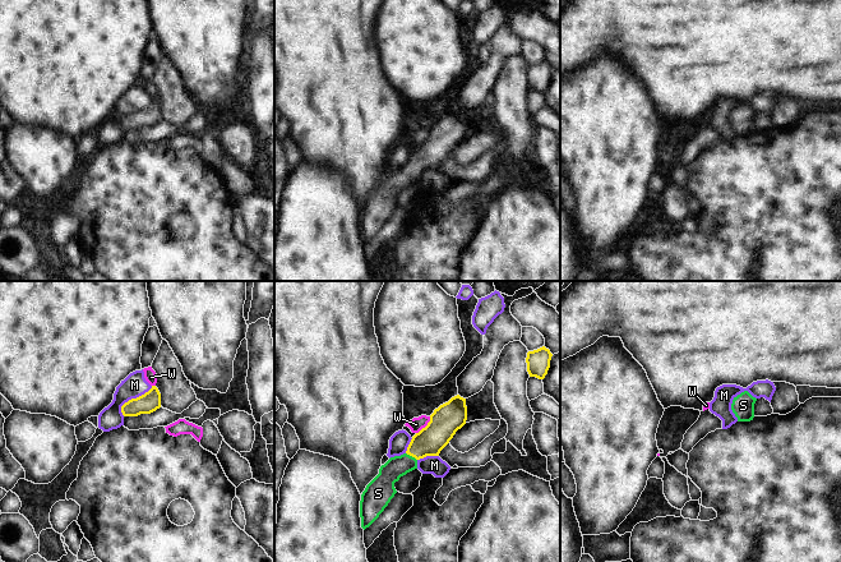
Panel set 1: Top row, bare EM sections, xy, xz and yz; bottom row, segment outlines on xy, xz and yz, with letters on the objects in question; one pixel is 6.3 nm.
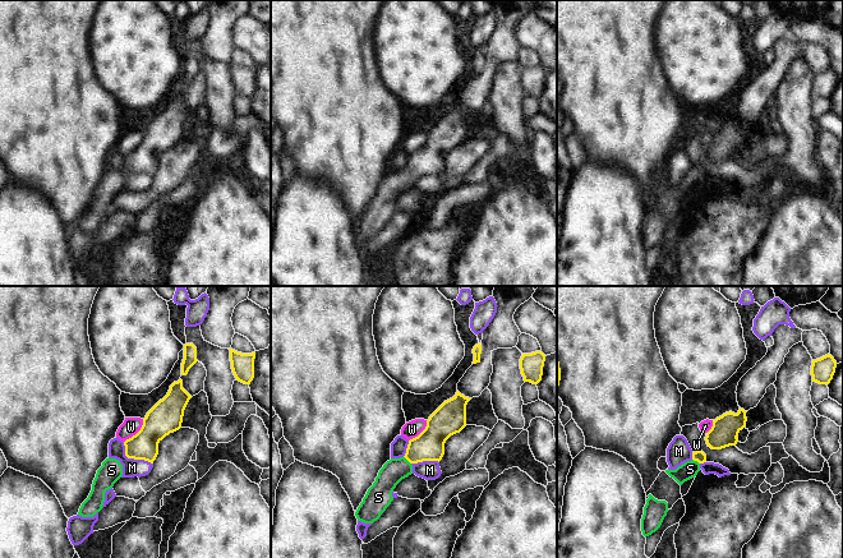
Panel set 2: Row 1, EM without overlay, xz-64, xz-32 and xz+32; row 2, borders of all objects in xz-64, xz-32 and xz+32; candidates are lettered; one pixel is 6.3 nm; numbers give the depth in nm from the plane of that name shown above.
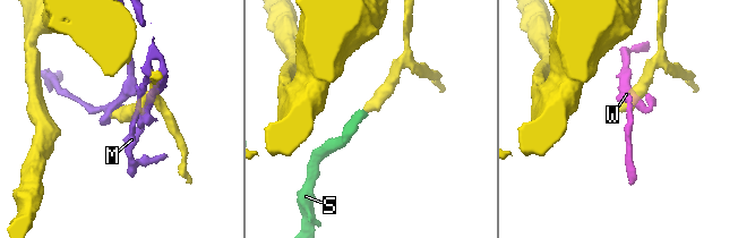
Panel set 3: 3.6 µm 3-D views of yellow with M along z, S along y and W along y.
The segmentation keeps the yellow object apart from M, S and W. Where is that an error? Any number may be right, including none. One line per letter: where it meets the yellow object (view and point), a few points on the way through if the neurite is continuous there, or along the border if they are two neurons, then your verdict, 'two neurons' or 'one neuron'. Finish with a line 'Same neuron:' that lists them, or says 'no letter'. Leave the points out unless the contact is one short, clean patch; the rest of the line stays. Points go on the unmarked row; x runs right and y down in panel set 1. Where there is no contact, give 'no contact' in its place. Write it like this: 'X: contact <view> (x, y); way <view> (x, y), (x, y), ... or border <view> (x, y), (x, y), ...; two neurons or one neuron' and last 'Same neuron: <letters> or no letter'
M: contact xy (133, 113); two neurons
S: contact xz (411, 169); way xz (435, 150), (411, 169), (389, 187); one neuron
W: contact xz (426, 139); border xz (430, 130), (430, 134), (416, 147); two neurons
Same neuron: S

